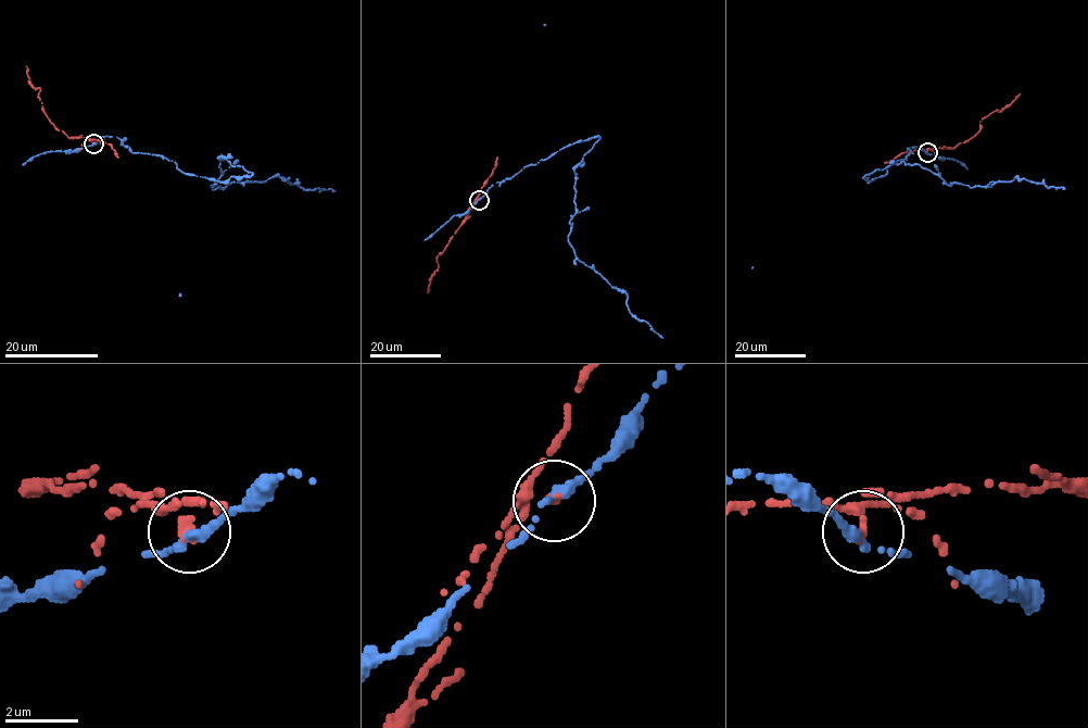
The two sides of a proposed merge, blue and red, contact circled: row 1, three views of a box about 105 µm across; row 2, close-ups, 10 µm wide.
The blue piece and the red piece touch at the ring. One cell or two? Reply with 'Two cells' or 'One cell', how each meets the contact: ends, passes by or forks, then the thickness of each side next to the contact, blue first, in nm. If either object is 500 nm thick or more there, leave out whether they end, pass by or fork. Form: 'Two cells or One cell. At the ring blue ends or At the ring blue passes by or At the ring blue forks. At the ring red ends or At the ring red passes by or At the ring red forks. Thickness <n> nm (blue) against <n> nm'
Two cells. At the ring blue ends. At the ring red forks. Thickness 360 nm (blue) against 140 nm

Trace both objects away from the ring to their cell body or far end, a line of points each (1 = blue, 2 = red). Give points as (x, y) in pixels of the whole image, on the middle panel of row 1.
1: (479, 199), (524, 166), (597, 137), (574, 168), (568, 241), (662, 338)
2: (479, 199), (438, 254), (438, 266), (428, 292)

